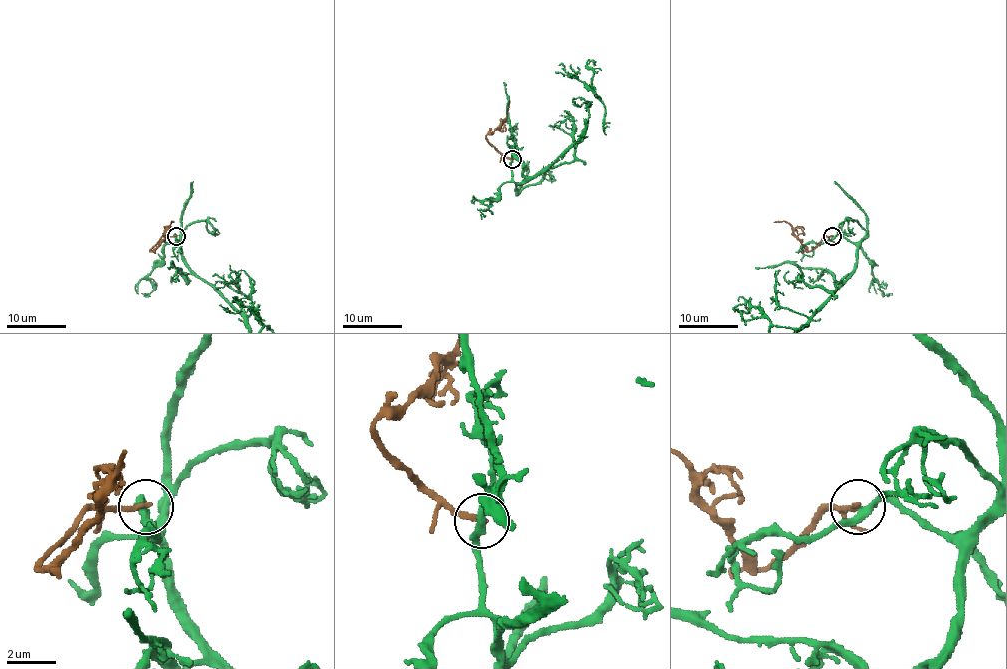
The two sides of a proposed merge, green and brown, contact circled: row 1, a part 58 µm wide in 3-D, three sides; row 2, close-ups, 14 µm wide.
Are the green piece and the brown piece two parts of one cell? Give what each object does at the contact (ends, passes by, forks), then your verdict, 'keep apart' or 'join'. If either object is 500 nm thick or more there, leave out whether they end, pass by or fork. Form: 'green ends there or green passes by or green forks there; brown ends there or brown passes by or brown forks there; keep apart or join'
green passes by; brown ends there; keep apart

